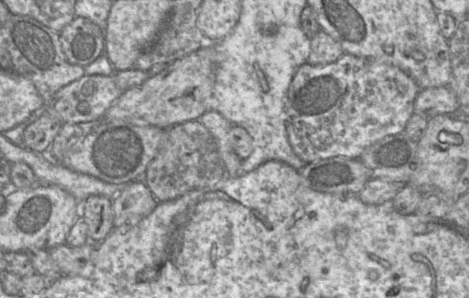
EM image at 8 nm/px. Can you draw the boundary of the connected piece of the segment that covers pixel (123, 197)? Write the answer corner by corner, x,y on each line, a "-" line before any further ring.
143,180
127,184
112,200
114,228
134,225
148,216
158,203

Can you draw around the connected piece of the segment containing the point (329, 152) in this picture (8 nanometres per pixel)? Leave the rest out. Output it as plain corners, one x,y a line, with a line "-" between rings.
344,53
338,60
327,65
313,66
305,63
295,73
285,98
289,143
307,164
335,156
359,158
367,147
404,131
415,112
414,103
420,90
402,69
349,53

